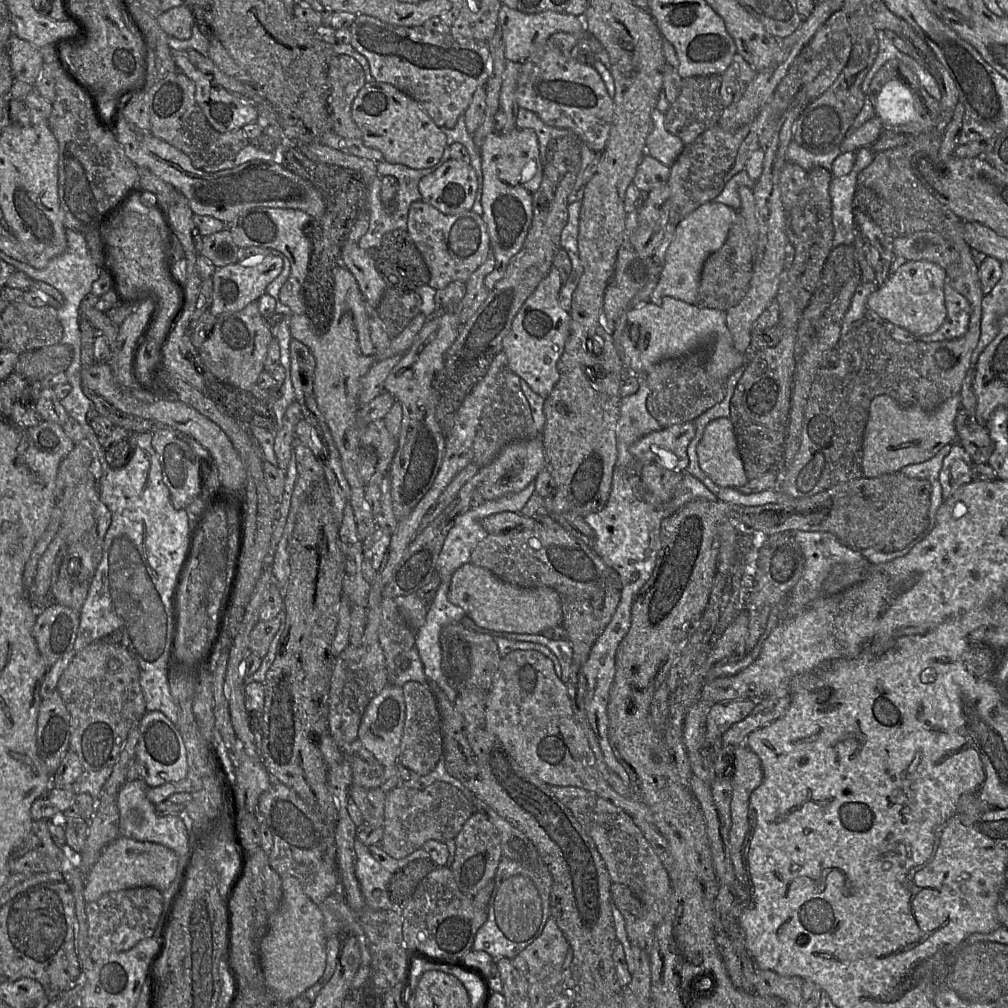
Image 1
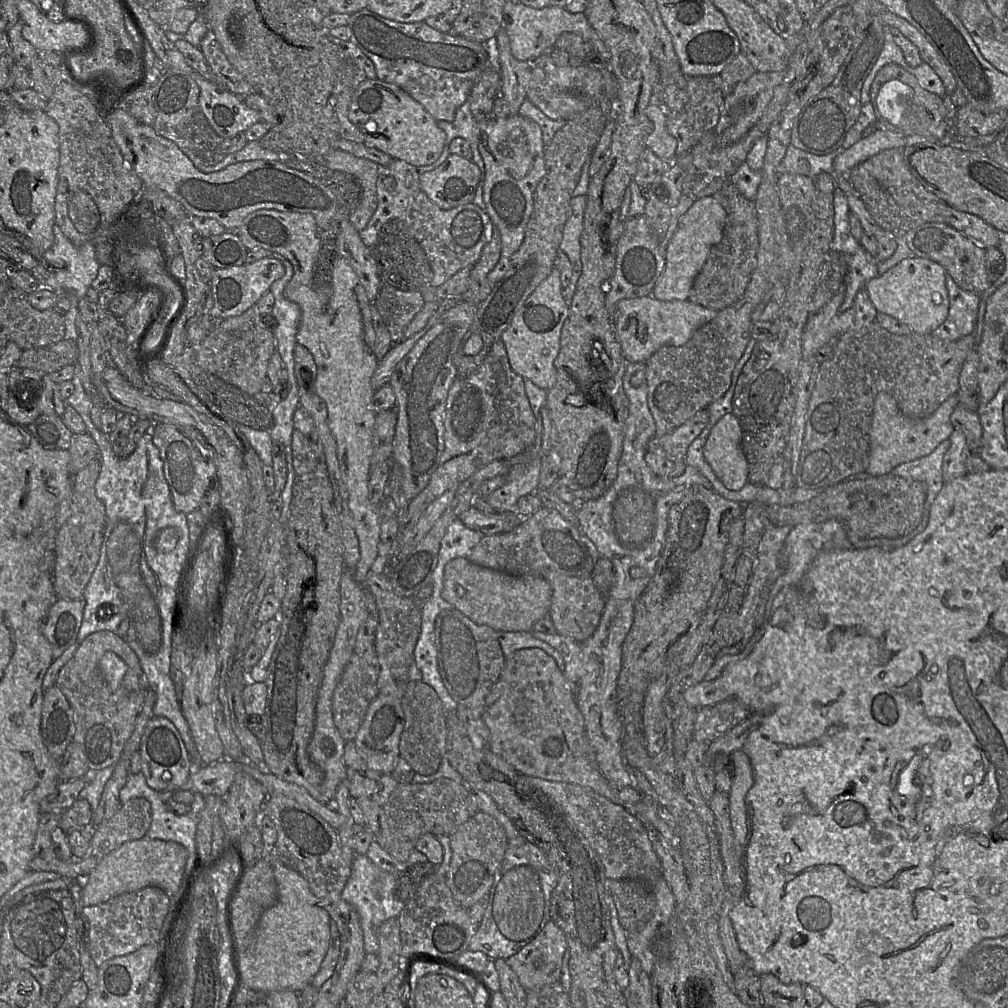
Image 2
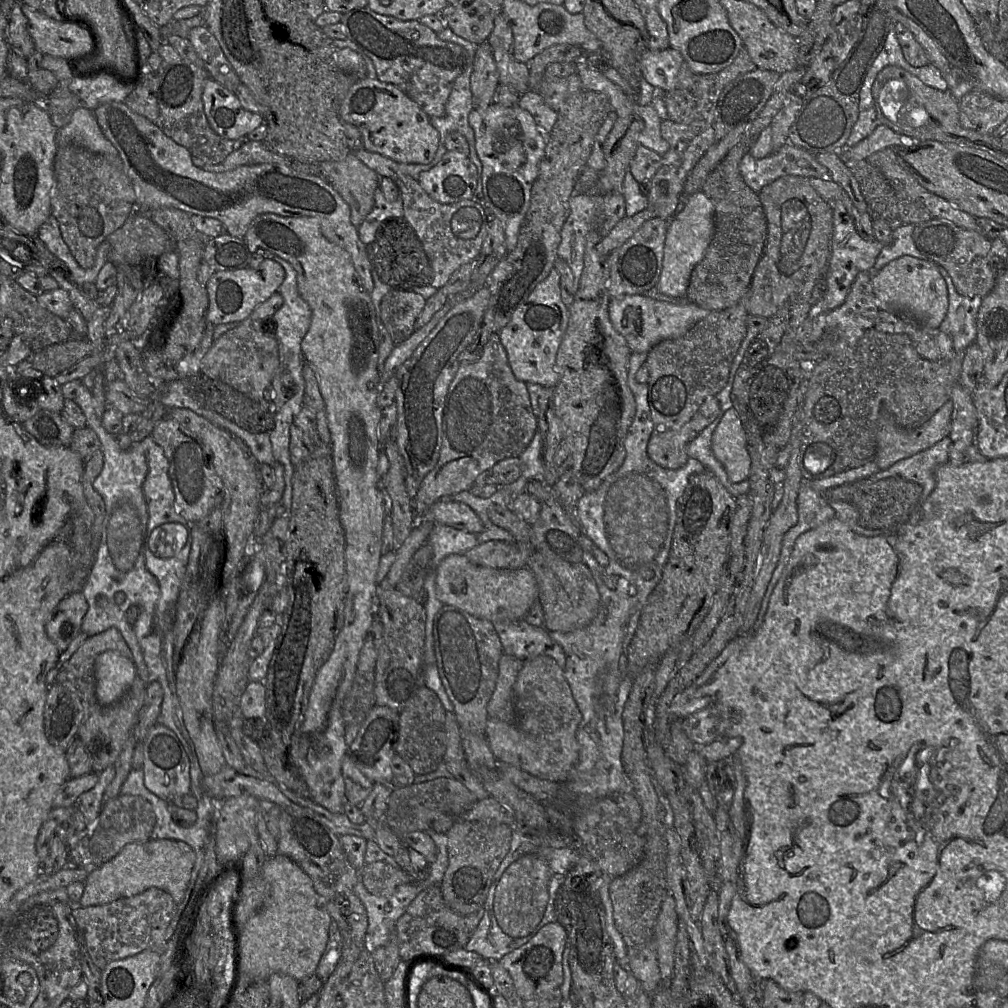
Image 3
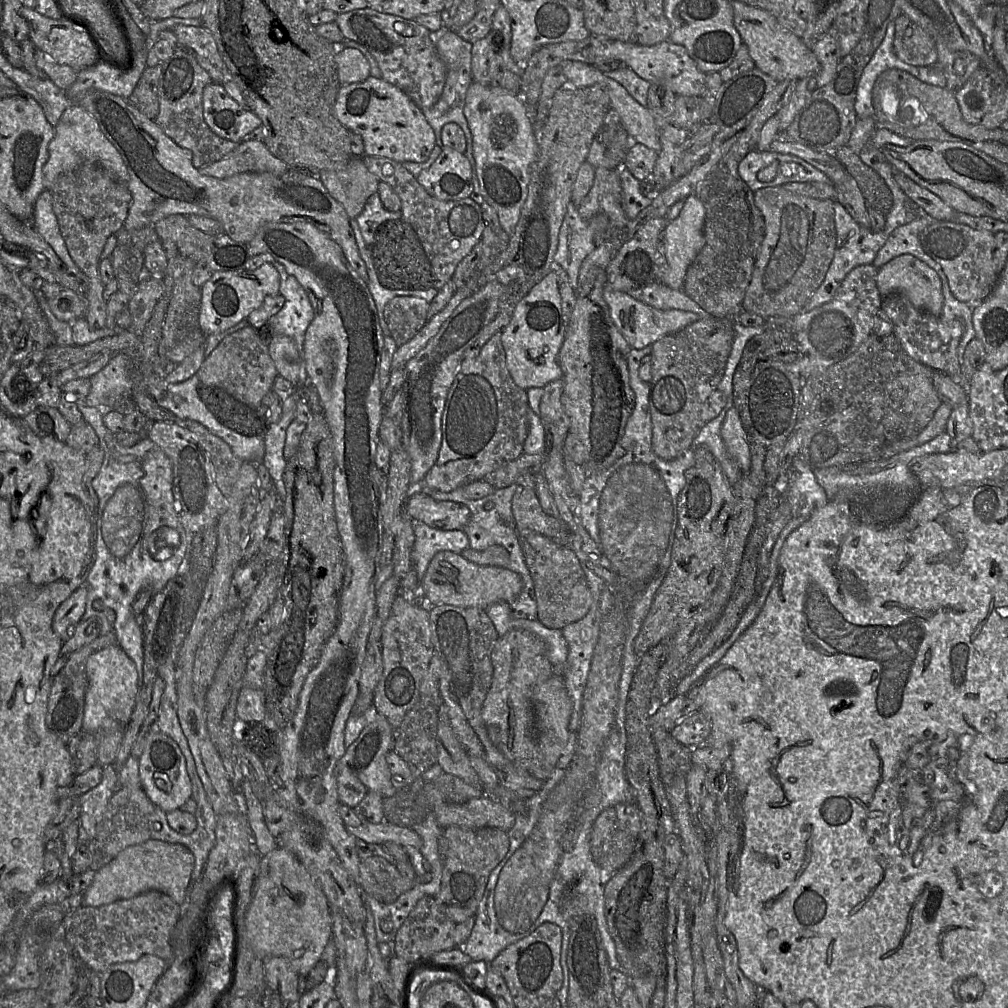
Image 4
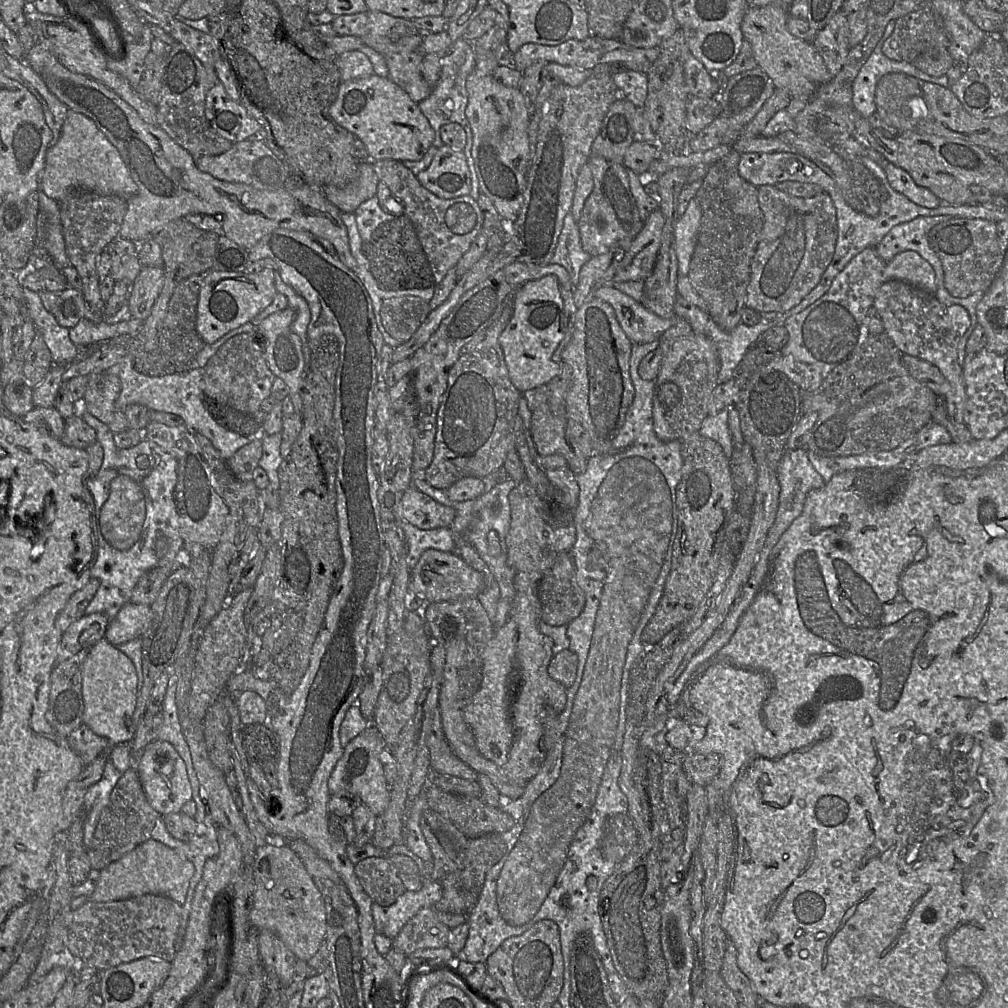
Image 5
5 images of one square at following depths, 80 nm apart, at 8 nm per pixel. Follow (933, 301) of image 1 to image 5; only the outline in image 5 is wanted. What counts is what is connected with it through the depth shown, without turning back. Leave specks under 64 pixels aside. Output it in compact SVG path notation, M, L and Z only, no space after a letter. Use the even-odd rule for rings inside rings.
M913 251L899 253L887 262L883 276L884 281L893 279L906 282L931 295L934 295L937 290L932 267Z

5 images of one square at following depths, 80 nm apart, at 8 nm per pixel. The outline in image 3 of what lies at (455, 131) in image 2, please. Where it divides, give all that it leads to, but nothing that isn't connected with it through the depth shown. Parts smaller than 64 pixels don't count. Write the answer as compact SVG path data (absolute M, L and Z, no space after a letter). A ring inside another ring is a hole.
M448 27L437 33L437 36L441 40L453 42L464 47L468 53L468 62L463 72L453 83L444 115L441 117L430 117L430 123L439 133L439 145L444 145L446 135L449 132L456 131L467 139L469 147L475 147L475 136L469 125L468 115L474 108L470 77L473 71L477 46L456 35Z

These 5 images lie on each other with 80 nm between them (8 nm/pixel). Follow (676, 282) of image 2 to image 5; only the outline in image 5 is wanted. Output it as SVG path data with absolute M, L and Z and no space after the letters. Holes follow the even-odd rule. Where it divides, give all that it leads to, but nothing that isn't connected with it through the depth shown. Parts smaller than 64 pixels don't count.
M696 198L690 200L686 211L674 225L674 249L678 261L677 274L687 276L697 242L702 211Z

